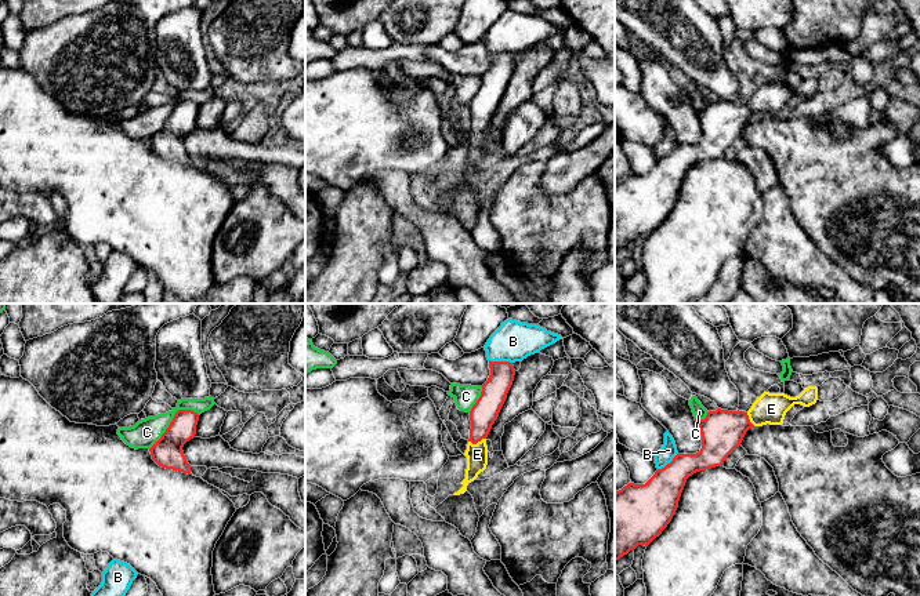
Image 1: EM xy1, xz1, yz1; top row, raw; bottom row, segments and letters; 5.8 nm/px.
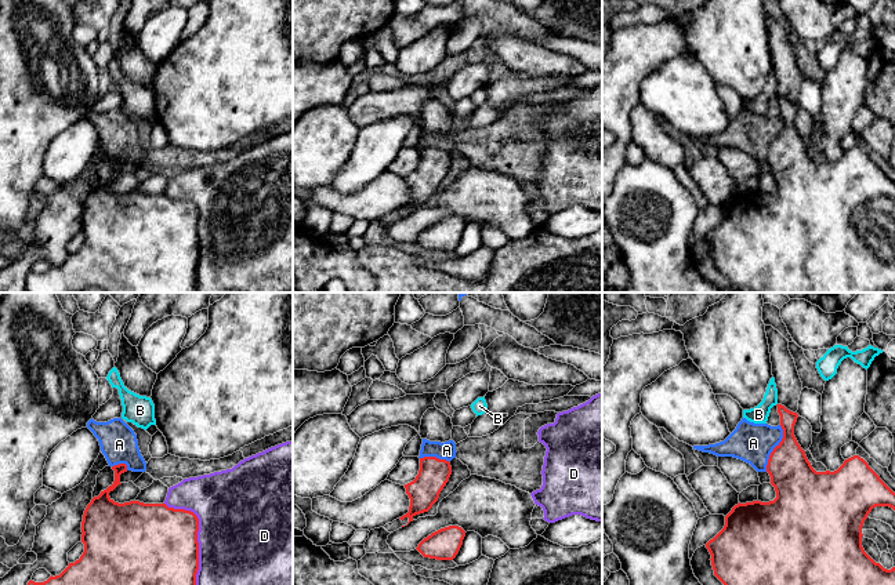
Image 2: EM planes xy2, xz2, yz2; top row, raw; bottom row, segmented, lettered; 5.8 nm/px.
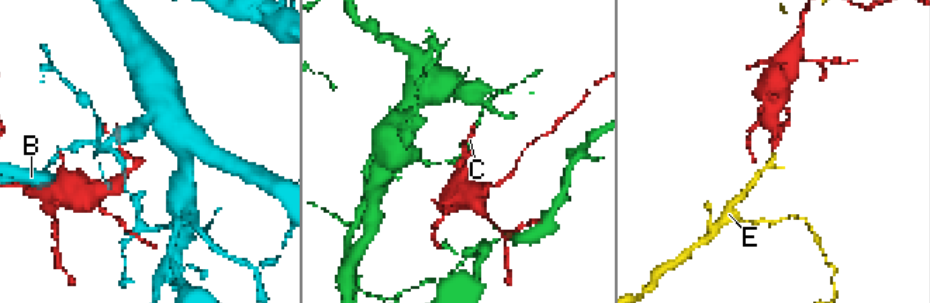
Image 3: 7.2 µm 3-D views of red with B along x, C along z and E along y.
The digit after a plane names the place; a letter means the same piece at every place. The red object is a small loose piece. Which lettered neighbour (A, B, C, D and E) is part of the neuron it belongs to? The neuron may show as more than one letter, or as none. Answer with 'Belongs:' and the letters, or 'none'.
Belongs: E

